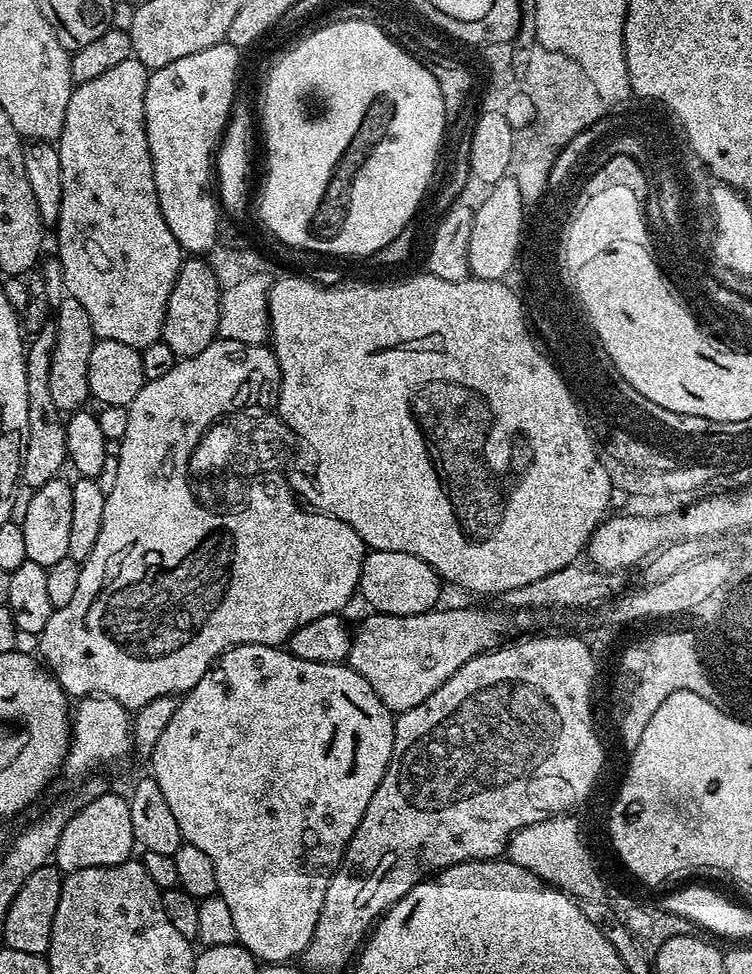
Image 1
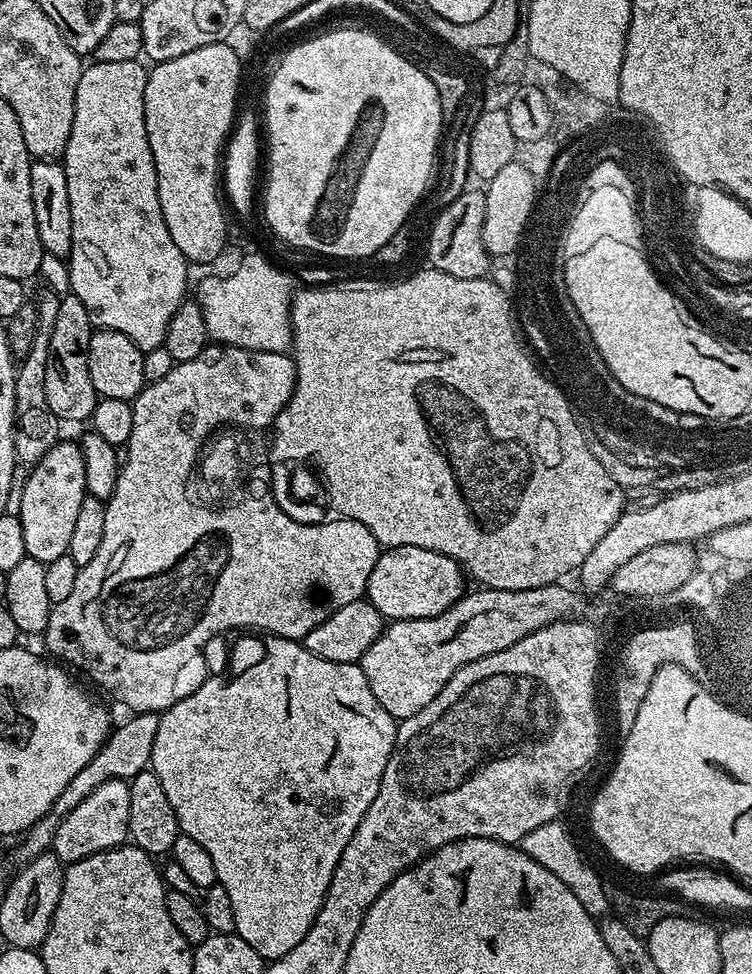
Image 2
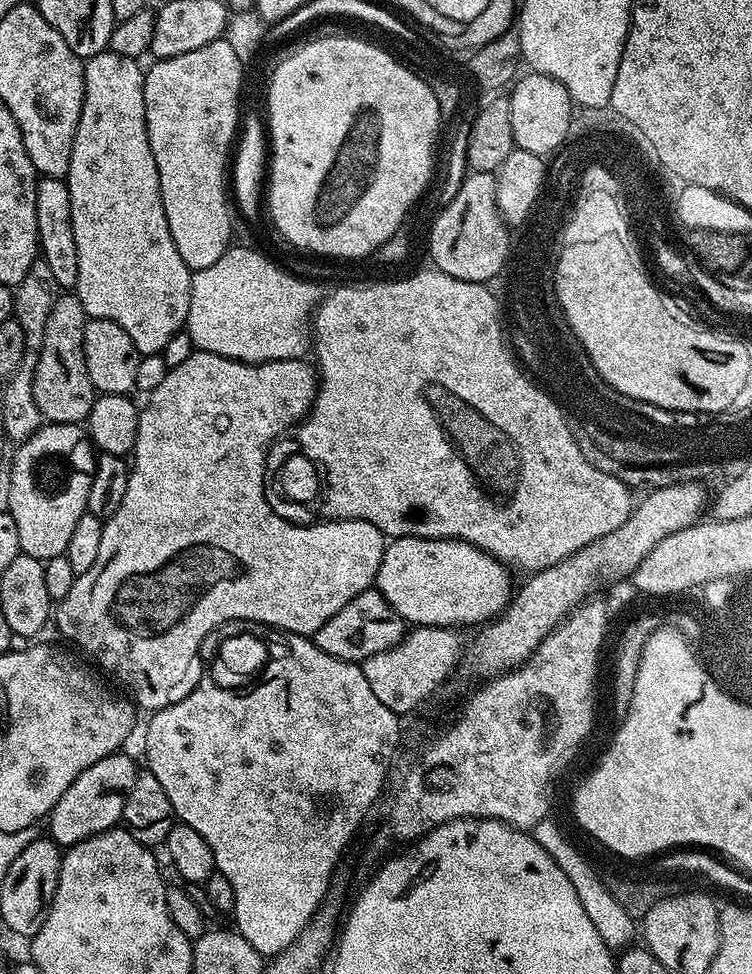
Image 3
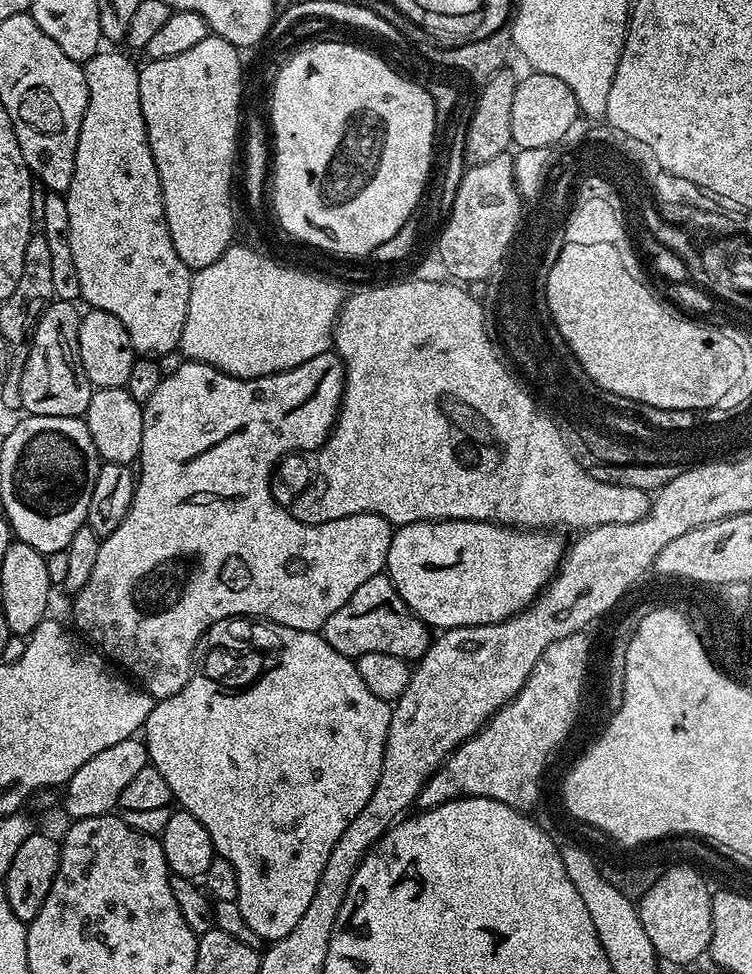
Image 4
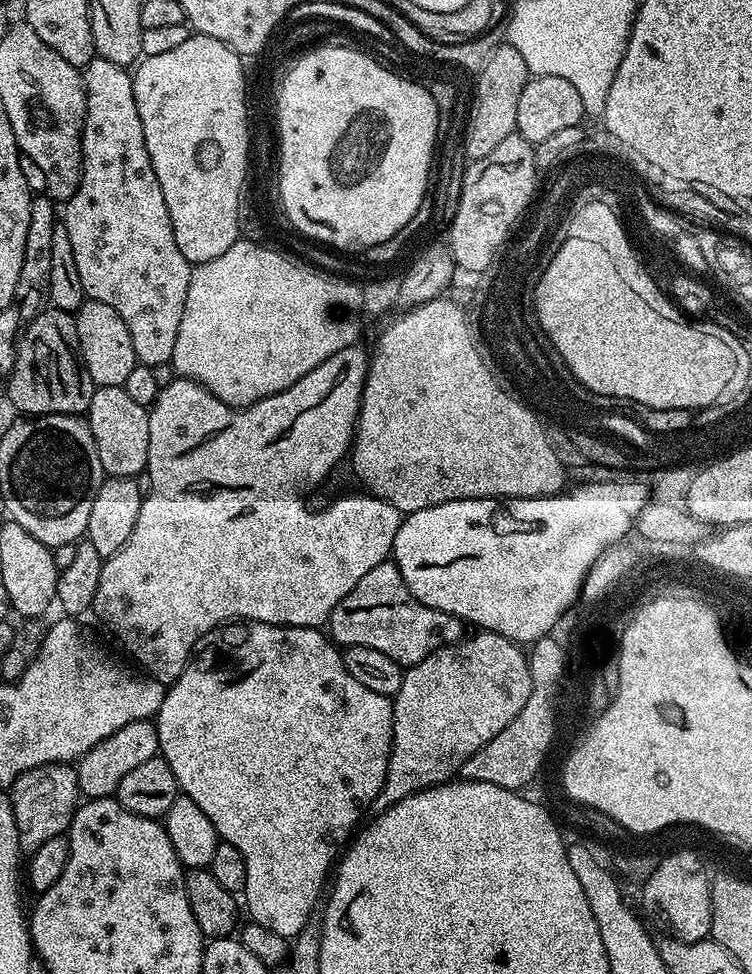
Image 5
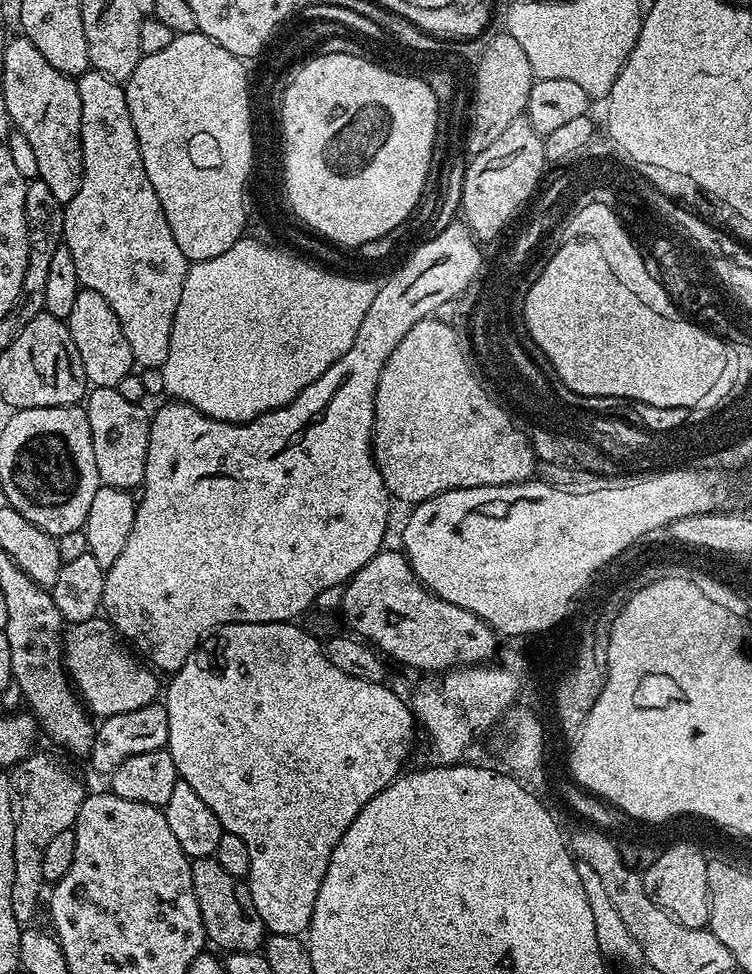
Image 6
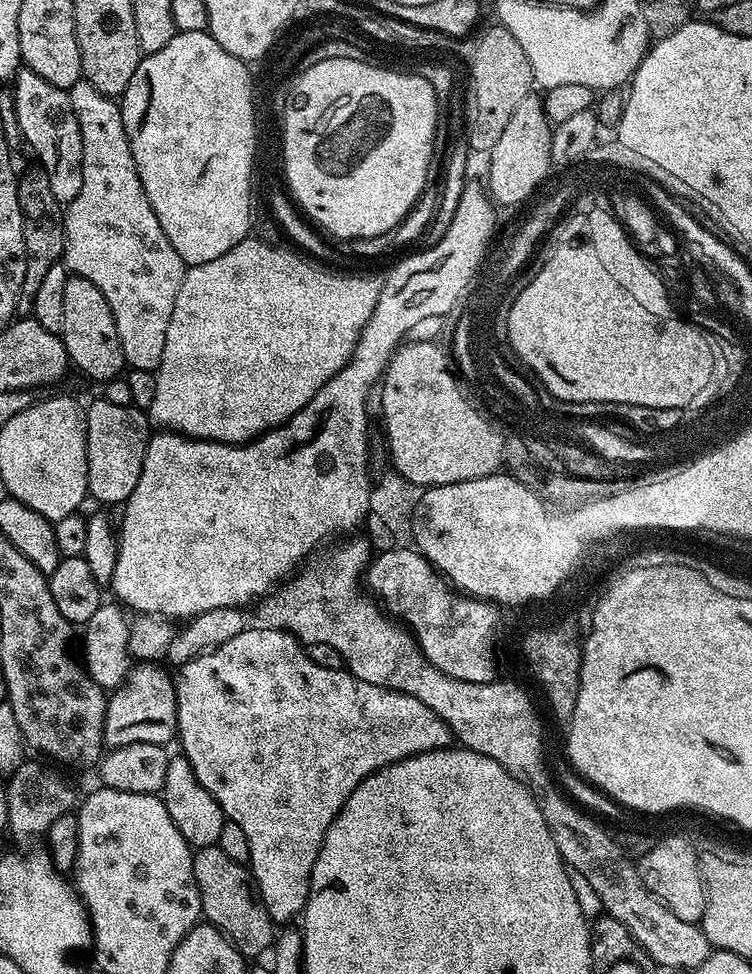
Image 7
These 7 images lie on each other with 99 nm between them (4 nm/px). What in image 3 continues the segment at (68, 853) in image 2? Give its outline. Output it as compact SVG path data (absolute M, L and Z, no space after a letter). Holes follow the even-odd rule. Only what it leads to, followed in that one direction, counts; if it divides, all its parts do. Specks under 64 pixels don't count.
M127 751L112 752L106 758L94 762L66 789L66 794L58 798L51 812L46 817L48 823L47 835L60 845L61 849L67 850L73 844L82 842L99 832L105 832L117 827L124 818L124 798L126 793L134 786L138 775L138 767L127 756Z

